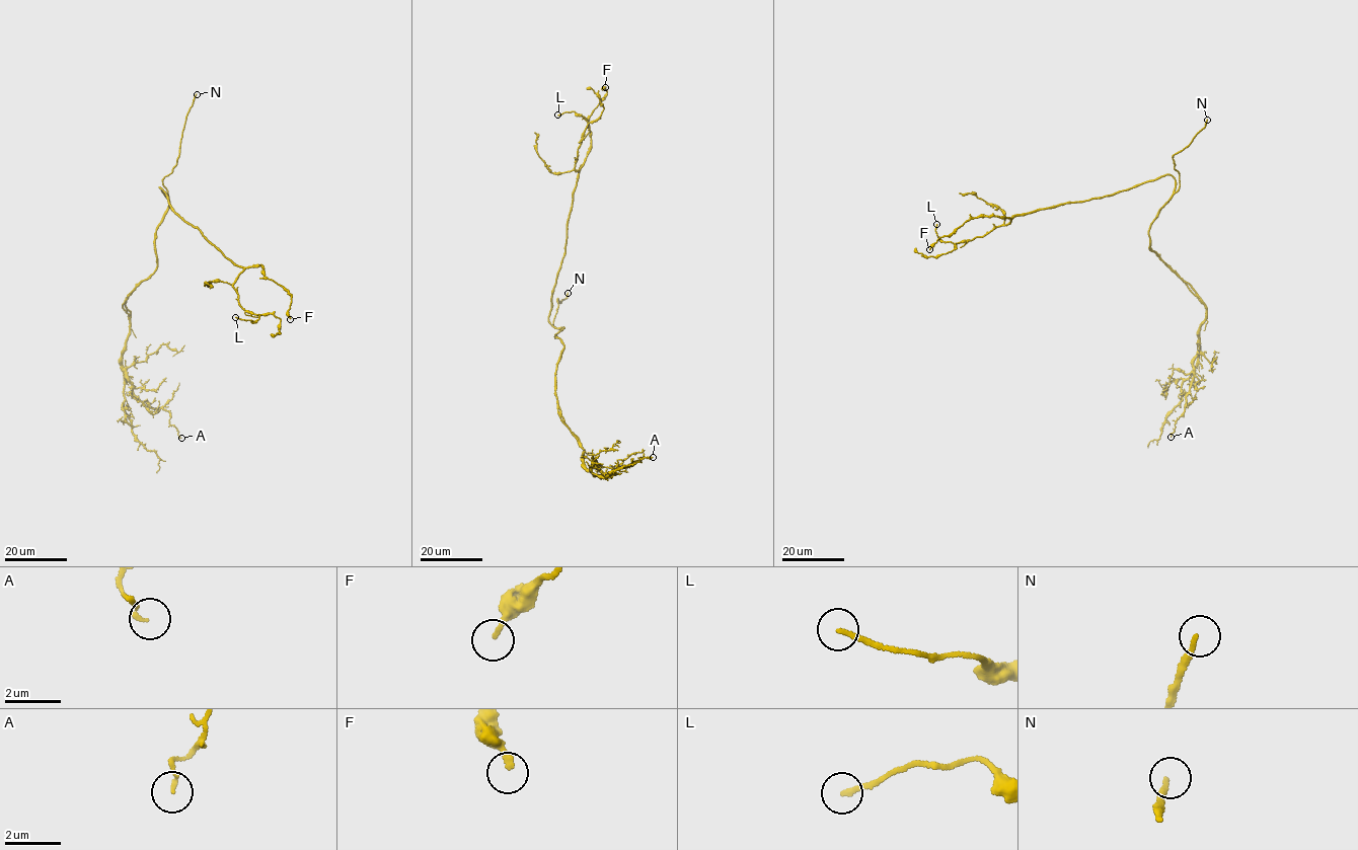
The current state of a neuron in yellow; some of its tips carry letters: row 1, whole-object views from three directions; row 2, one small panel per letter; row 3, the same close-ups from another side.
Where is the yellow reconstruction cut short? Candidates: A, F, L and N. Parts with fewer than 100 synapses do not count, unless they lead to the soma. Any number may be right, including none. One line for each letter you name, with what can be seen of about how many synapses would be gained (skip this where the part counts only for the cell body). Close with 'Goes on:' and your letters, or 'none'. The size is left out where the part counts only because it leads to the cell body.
Goes on: N

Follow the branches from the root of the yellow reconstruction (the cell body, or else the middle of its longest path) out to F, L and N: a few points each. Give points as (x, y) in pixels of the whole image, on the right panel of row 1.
F: (1165, 203), (1175, 185), (1170, 174), (1101, 198), (1012, 218), (970, 218), (938, 238), (929, 249)
L: (1165, 203), (1175, 185), (1170, 174), (1101, 198), (1016, 215), (982, 237), (958, 243), (942, 241), (936, 224)
N: (1165, 203), (1180, 184), (1173, 155), (1188, 145), (1206, 126), (1207, 120)

